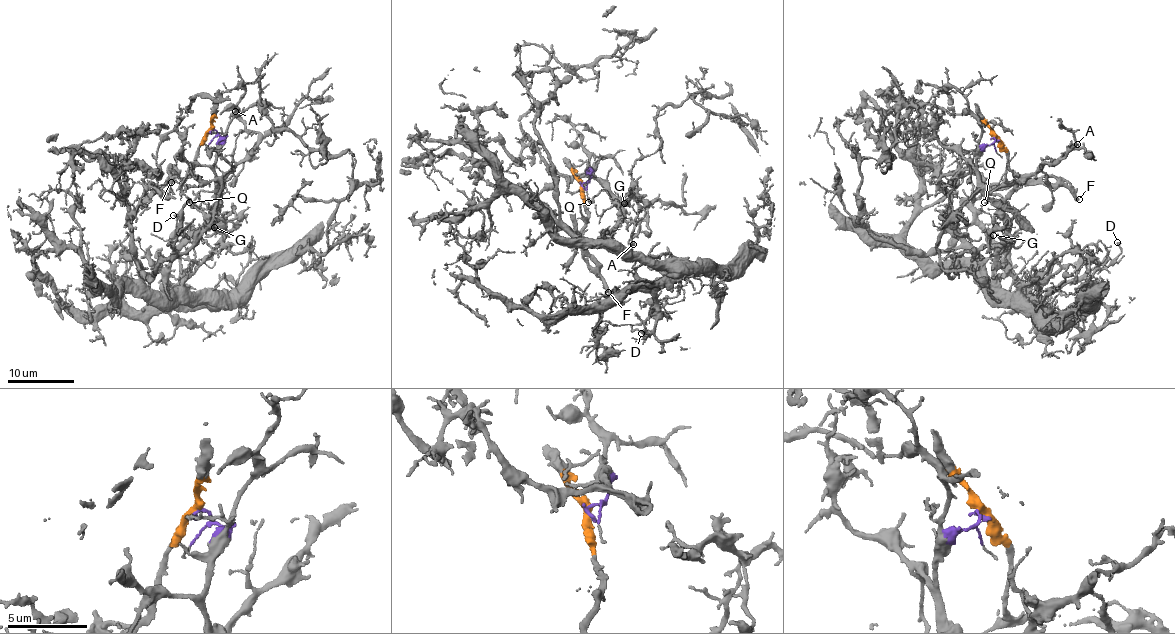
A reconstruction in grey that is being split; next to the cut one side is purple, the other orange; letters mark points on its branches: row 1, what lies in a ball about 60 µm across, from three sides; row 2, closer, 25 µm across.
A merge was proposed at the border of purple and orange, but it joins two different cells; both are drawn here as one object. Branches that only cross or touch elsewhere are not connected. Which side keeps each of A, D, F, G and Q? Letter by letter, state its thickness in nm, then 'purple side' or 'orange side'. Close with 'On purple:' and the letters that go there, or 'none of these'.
A: 170 nm thick; purple side
D: 220 nm thick; purple side
F: 400 nm thick; orange side
G: 130 nm thick; purple side
Q: 100 nm thick; purple side
On purple: A, D, G, Q

